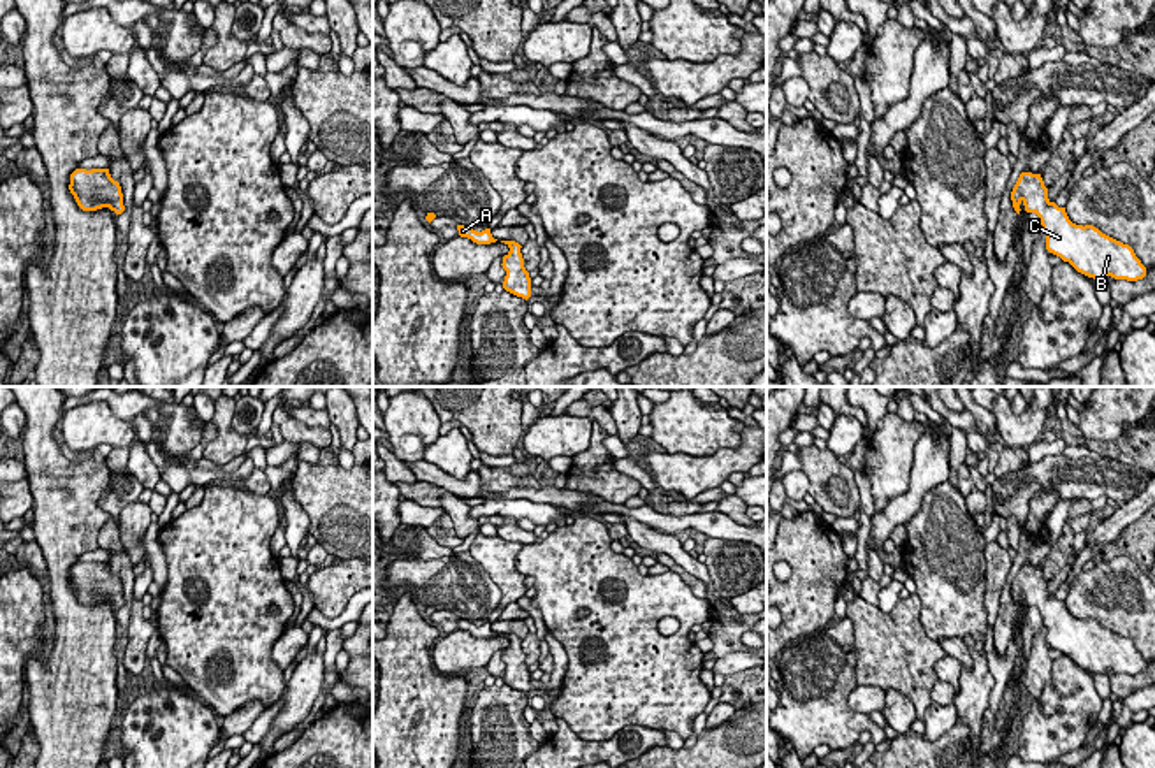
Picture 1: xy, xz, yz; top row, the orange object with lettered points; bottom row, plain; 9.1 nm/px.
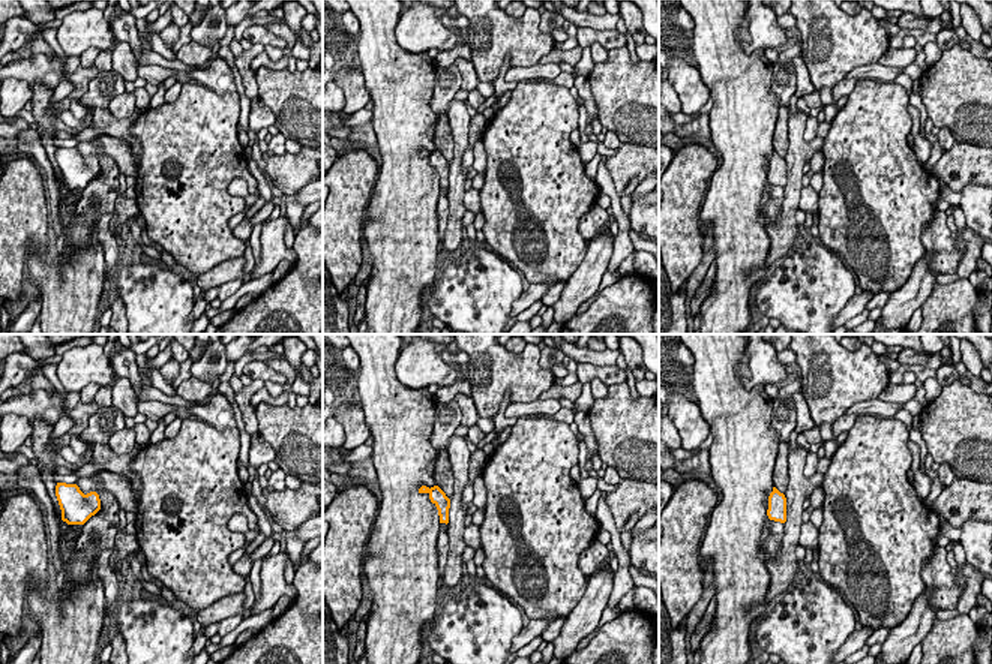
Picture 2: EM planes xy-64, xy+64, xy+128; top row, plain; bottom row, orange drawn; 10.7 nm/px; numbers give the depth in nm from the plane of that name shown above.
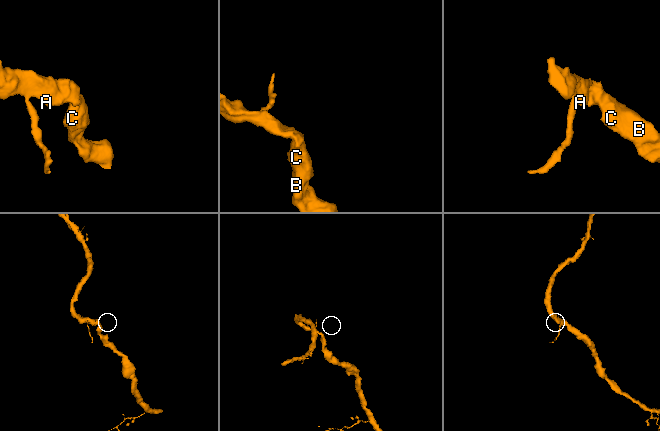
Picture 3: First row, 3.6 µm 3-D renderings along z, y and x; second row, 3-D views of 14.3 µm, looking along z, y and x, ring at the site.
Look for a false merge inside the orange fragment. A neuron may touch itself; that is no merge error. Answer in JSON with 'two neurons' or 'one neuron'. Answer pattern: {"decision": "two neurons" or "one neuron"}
{"decision": "one neuron"}

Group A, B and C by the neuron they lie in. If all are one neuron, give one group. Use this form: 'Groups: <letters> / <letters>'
Groups: A B C

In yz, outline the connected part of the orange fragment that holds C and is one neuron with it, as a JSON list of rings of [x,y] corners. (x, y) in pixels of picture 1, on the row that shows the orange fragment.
[[[1021,172],[1011,200],[1018,214],[1023,204],[1027,213],[1039,216],[1046,234],[1046,250],[1069,262],[1078,272],[1102,281],[1109,276],[1127,281],[1146,276],[1146,267],[1129,244],[1102,234],[1093,225],[1072,223],[1065,207],[1058,207],[1048,199],[1041,174]]]

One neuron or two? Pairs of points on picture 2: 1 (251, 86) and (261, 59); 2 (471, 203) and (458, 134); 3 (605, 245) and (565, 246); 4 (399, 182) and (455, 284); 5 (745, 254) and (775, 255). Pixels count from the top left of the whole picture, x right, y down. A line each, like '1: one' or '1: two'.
1: two
2: two
3: two
4: two
5: two

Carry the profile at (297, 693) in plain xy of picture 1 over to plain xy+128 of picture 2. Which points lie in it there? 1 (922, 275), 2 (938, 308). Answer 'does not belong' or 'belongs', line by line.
1: belongs
2: does not belong

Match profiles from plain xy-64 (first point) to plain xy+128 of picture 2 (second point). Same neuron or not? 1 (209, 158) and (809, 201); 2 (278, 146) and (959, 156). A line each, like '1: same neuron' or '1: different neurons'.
1: different neurons
2: different neurons

